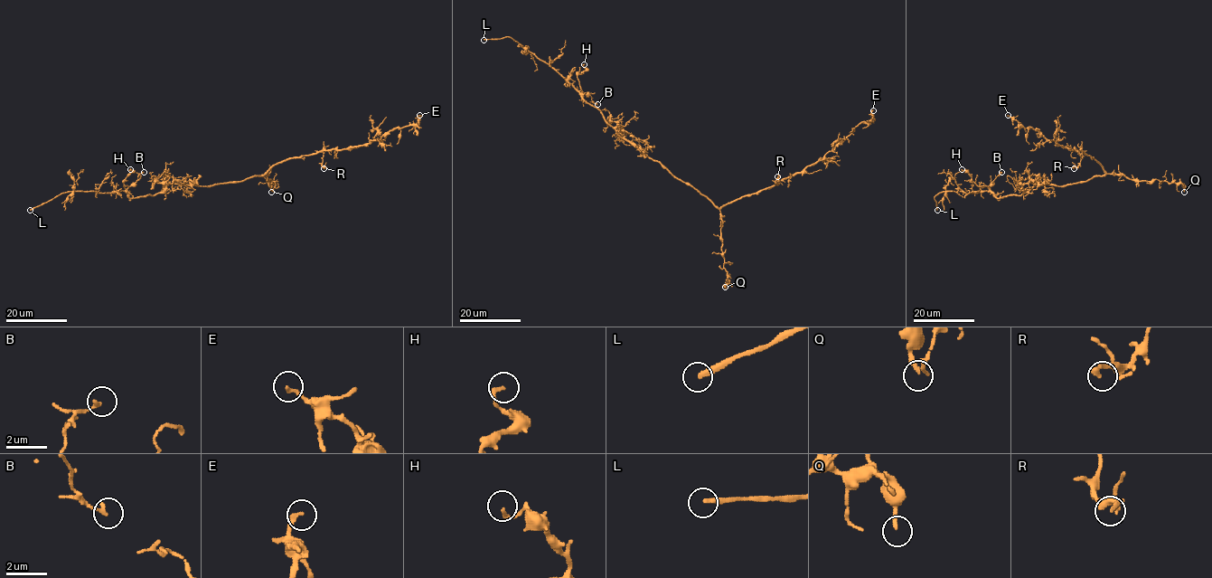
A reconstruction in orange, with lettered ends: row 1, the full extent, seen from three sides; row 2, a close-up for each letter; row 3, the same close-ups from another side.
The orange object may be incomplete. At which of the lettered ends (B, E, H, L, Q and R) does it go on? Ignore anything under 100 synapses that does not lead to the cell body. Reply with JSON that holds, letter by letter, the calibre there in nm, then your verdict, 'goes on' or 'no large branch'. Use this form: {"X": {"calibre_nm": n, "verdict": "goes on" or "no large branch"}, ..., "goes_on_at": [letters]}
{"B": {"calibre_nm": 170, "verdict": "no large branch"}, "E": {"calibre_nm": 170, "verdict": "no large branch"}, "H": {"calibre_nm": 160, "verdict": "no large branch"}, "L": {"calibre_nm": 280, "verdict": "goes on"}, "Q": {"calibre_nm": 200, "verdict": "no large branch"}, "R": {"calibre_nm": 220, "verdict": "no large branch"}, "goes_on_at": ["L"]}

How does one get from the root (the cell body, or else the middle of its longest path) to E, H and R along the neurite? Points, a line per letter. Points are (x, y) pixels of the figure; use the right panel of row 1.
E: (1077, 183), (1103, 175), (1104, 171), (1091, 156), (1047, 140), (1038, 131), (1021, 127), (1008, 115)
H: (1077, 183), (1064, 185), (1035, 184), (1021, 194), (996, 198), (988, 186), (978, 186), (962, 169)
R: (1077, 183), (1103, 175), (1104, 171), (1094, 157), (1085, 152), (1080, 163), (1074, 168)

